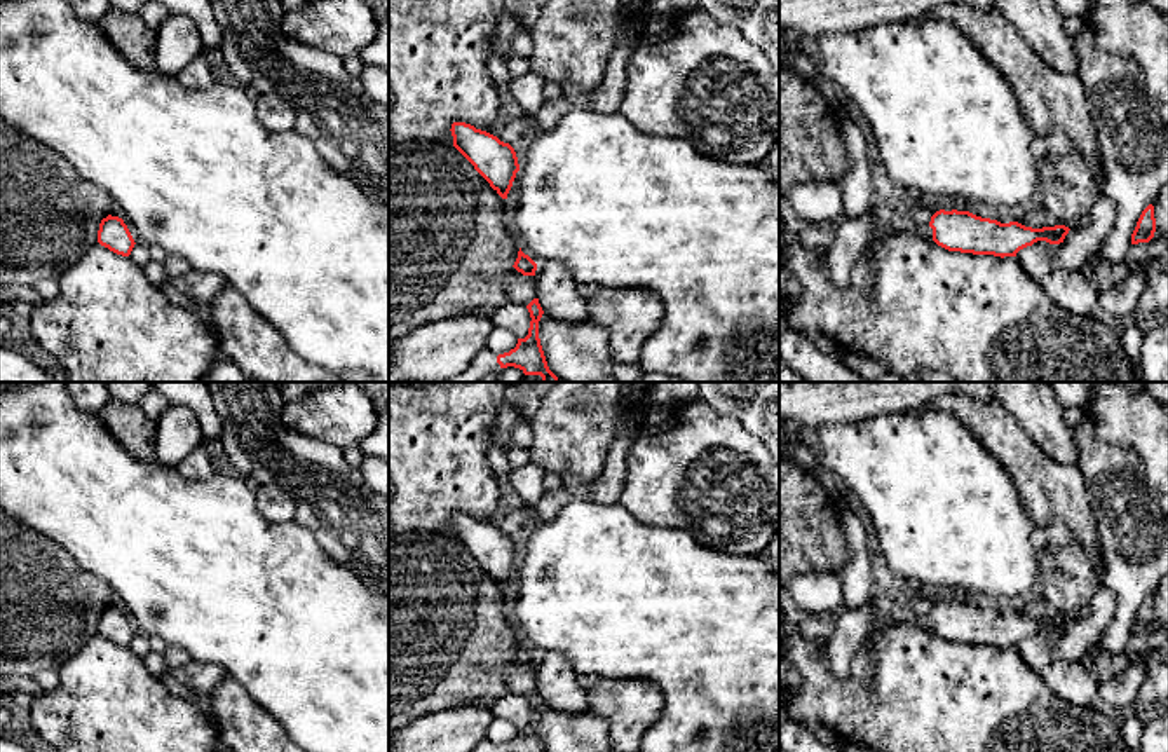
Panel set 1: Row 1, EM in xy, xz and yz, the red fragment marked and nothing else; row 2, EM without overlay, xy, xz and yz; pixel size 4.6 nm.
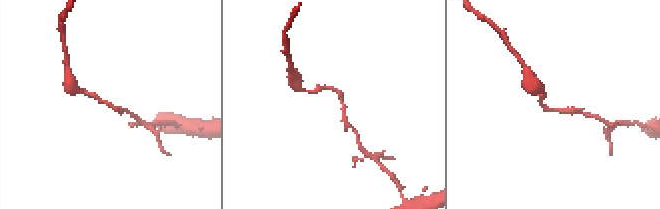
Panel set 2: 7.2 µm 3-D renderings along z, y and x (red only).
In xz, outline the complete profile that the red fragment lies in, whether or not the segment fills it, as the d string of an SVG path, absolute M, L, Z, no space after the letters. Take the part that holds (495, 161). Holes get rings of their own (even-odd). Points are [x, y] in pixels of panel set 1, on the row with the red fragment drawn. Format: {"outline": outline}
{"outline": "M453 122L450 131L453 147L502 199L507 199L516 173L519 171L514 148L497 136L465 122Z"}

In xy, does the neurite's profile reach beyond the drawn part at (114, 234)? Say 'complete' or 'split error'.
complete

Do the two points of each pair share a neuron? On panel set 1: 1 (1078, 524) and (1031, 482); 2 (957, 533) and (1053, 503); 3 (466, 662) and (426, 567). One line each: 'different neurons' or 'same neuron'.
1: same neuron
2: different neurons
3: same neuron

